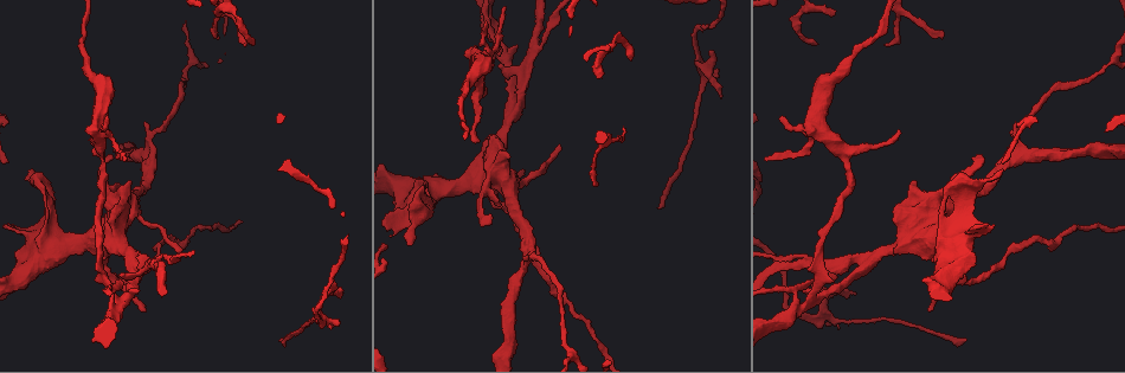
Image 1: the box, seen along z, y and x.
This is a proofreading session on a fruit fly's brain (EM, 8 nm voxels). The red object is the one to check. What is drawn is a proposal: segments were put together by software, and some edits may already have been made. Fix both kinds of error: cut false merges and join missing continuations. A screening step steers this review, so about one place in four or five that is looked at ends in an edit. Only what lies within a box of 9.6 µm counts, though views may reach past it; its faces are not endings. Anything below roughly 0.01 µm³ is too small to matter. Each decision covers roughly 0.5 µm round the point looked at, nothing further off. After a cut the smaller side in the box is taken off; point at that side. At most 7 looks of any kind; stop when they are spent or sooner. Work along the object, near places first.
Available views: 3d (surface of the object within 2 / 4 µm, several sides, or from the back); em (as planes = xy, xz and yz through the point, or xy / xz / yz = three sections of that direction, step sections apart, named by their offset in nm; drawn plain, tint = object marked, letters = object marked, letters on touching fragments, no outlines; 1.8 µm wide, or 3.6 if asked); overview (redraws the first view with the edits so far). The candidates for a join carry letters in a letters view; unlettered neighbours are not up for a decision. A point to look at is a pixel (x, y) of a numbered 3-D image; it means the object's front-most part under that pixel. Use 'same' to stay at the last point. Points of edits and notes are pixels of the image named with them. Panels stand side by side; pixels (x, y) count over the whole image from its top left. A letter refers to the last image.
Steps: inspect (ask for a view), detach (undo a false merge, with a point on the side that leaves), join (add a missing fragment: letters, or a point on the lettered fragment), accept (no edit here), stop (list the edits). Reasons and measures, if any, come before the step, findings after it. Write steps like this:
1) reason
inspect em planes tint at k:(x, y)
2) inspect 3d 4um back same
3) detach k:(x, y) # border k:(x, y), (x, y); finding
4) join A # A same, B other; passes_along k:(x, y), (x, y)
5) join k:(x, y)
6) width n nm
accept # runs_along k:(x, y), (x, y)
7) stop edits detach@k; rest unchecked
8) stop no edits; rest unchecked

four-way junction
inspect em planes letters at 1:(122, 298)

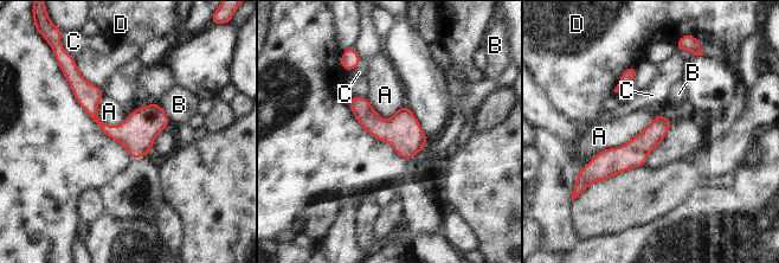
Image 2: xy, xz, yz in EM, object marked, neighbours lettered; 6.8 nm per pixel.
longest_contact A 550 nm
accept # A other, B other, C other, D other; runs_along 2:(79, 78), (95, 119), (147, 151); continuous, no second neuron

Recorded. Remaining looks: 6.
arms part here
inspect em planes letters at 1:(821, 307)

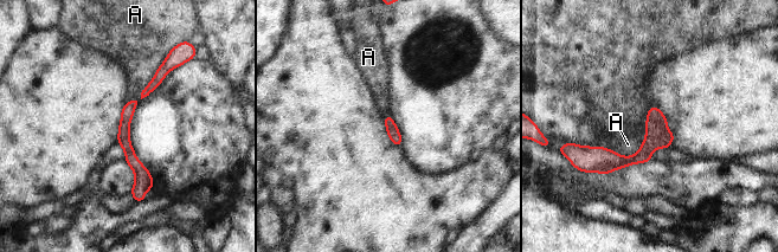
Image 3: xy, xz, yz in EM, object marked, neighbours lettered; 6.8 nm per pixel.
width 90 nm
accept # A other; runs_along 3:(165, 66), (127, 111), (136, 193); one neuron here

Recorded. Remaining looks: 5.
branch stops here
inspect em planes letters at 1:(213, 35)

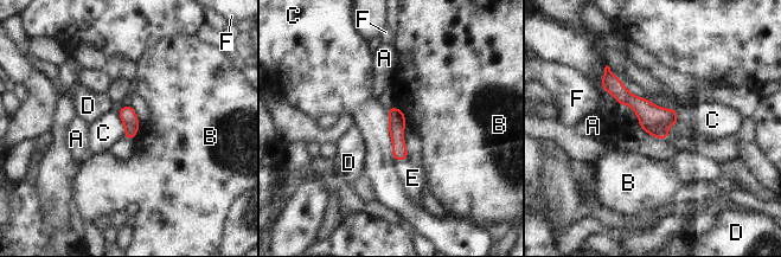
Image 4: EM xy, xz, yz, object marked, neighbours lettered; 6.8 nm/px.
join E # A other, B other, C other, D other, E same, F other; passes_along 4:(397, 122), (401, 159), (413, 178); it goes on there

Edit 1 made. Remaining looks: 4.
stop edits join@4; rest unchecked

